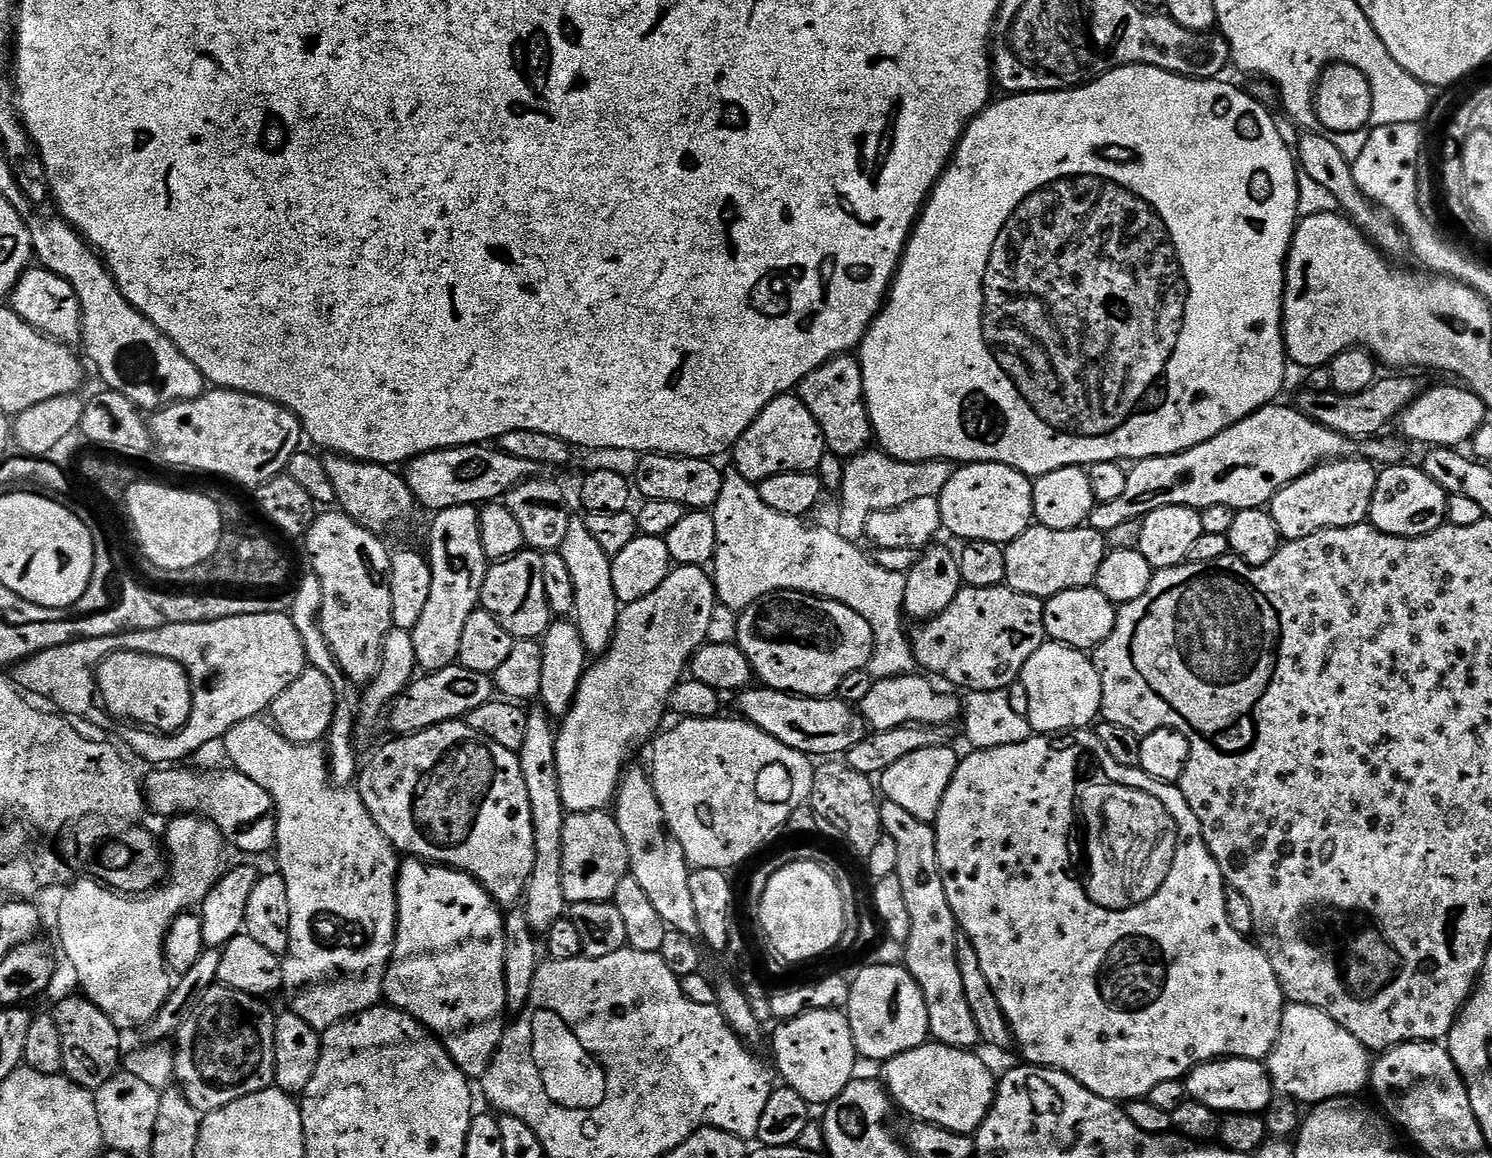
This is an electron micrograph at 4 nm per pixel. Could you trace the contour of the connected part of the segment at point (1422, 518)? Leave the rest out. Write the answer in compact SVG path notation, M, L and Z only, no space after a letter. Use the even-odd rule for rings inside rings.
M1403 463L1385 467L1376 477L1374 498L1370 502L1368 520L1375 528L1395 536L1425 536L1441 524L1448 515L1448 493L1424 472L1423 467L1404 468Z

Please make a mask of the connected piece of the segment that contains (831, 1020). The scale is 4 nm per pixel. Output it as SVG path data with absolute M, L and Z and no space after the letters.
M831 1008L830 1010L814 1010L802 1014L793 1020L785 1020L775 1025L776 1033L772 1036L772 1056L776 1059L774 1063L775 1071L778 1073L785 1085L793 1088L798 1094L802 1094L802 1098L806 1098L806 1102L810 1106L826 1106L834 1098L838 1098L838 1094L842 1094L842 1090L846 1090L846 1086L857 1075L856 1060L858 1061L858 1053L854 1046L854 1034L850 1030L850 1022L847 1015L843 1011Z

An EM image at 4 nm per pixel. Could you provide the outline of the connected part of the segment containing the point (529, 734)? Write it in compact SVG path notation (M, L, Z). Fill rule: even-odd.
M538 702L533 703L527 713L526 735L518 755L530 799L531 821L534 822L535 858L534 868L524 888L522 911L532 932L547 934L554 922L565 919L566 916L566 901L561 884L562 826L566 809L558 790L556 732L551 717Z

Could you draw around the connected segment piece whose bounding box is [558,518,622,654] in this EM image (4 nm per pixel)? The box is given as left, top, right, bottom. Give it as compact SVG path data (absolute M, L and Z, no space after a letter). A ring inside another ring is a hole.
M572 518L568 521L566 536L558 551L570 570L570 579L574 582L574 623L584 643L585 653L603 654L612 644L612 635L616 632L616 619L620 616L621 602L614 594L614 574L612 557L598 546L590 530L586 530L583 519Z

